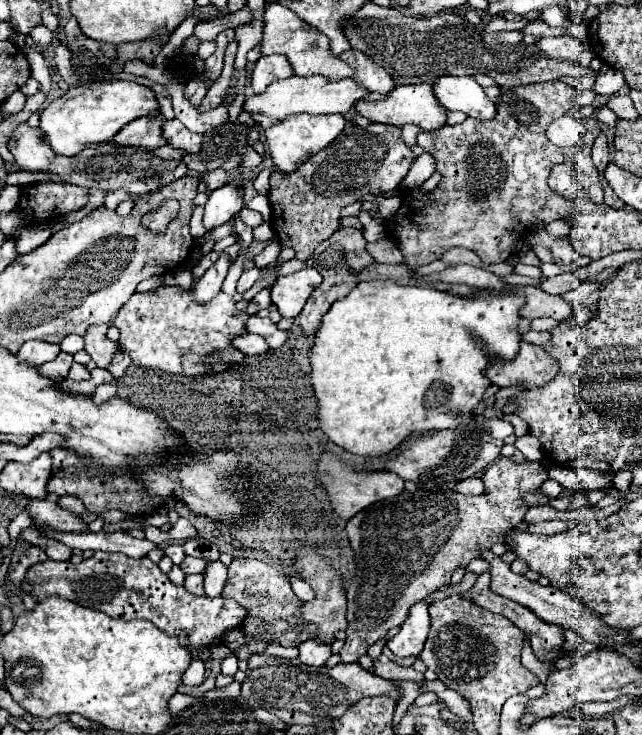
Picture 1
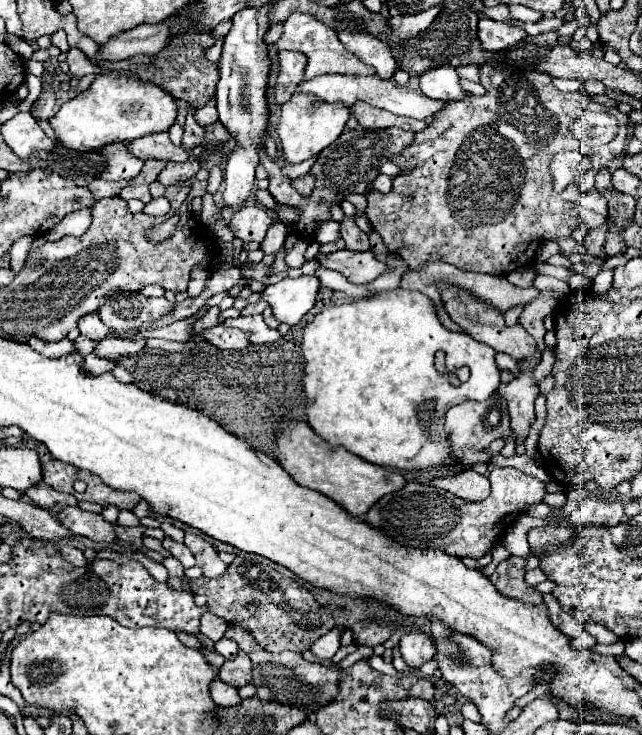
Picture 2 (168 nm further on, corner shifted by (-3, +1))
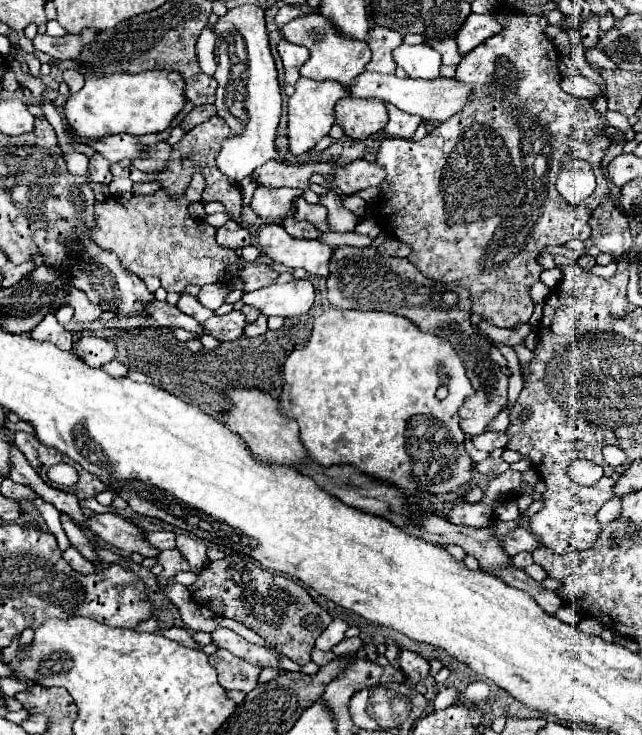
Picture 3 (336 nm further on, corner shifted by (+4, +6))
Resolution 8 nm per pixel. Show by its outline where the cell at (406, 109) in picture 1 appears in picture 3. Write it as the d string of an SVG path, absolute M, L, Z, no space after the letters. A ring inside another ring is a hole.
M347 96L335 106L335 124L339 124L345 136L355 140L365 140L371 134L383 130L389 122L385 104L369 98L361 100L355 96Z

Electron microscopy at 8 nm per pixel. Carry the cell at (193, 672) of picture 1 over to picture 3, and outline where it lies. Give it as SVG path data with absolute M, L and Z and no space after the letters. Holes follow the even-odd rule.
M217 650L215 654L209 656L209 662L219 674L219 684L229 690L229 698L233 698L237 704L243 702L245 692L251 692L257 686L261 668L251 666L249 662L233 656L227 650Z

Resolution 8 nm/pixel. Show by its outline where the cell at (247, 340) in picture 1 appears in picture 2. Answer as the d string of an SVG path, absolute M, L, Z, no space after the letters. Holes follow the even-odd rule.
M216 325L208 329L204 333L204 339L208 339L218 349L244 349L246 345L250 345L250 341L246 339L246 333L238 329L228 329L224 325Z

